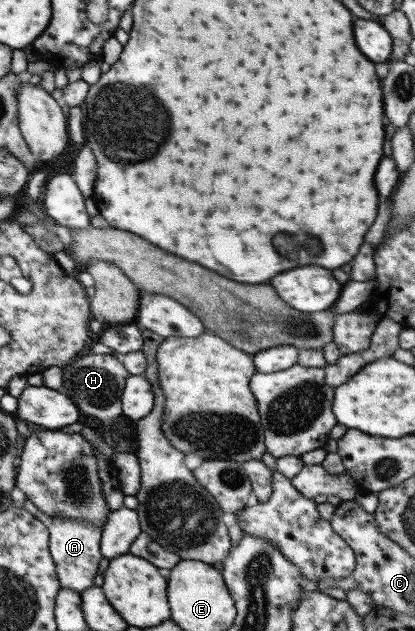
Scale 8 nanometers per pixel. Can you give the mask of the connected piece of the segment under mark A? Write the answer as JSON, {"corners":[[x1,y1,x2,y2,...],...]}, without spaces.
{"corners":[[24,501,24,507,30,514,46,525,50,532,49,550,57,565,57,576,62,588,73,589,79,594,94,586,94,578,98,573,98,564,103,557,99,548,103,527,96,523,86,523,86,520,74,518,50,517,40,511,32,501]]}

